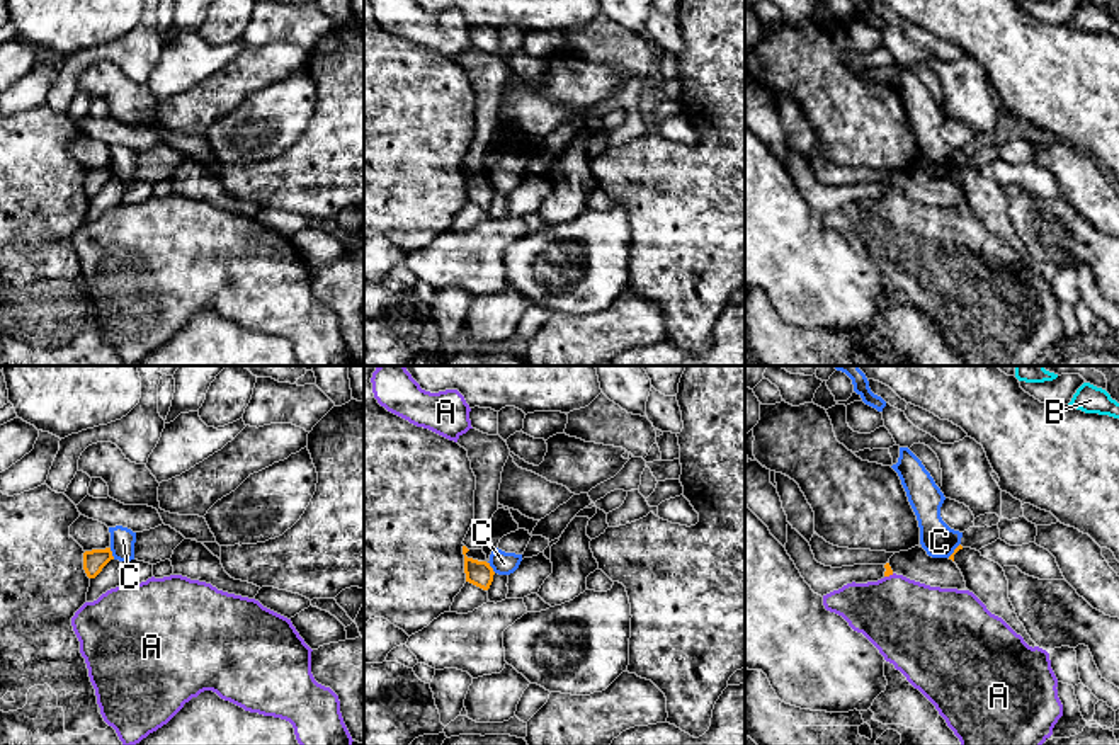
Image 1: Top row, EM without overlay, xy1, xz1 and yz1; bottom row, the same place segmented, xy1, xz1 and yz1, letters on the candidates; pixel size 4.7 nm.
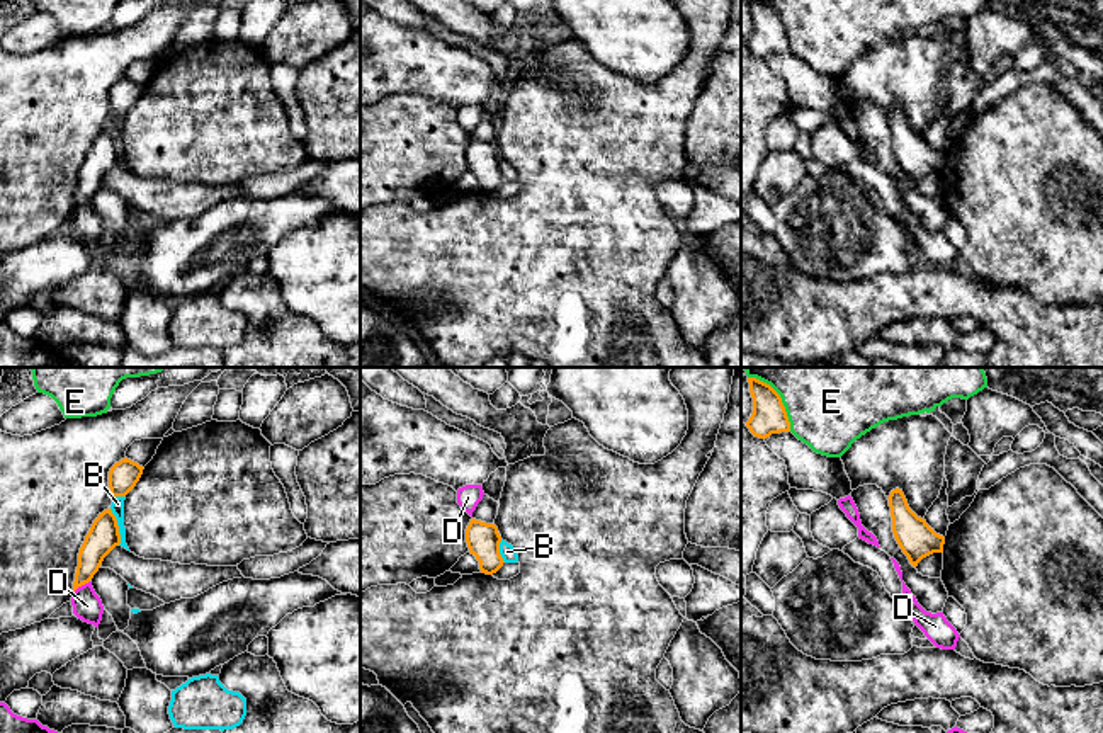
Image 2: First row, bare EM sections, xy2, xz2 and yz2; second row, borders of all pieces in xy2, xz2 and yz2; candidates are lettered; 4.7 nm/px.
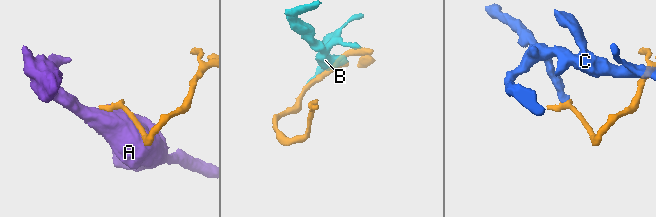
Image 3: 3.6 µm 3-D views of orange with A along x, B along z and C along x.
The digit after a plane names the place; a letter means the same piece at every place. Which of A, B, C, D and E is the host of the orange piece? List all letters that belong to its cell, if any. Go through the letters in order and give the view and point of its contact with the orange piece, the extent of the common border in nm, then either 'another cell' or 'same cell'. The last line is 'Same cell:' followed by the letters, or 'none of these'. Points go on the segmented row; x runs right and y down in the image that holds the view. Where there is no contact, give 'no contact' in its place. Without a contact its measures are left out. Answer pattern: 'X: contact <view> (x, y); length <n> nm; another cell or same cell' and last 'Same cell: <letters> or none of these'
A: contact yz1 (888, 575); length 50 nm; another cell
B: contact xy2 (118, 528); length 180 nm; another cell
C: contact xy1 (111, 553); length 60 nm; another cell
D: contact xy2 (80, 585); length 100 nm; another cell
E: contact yz2 (780, 398); length 340 nm; another cell
Same cell: none of these

